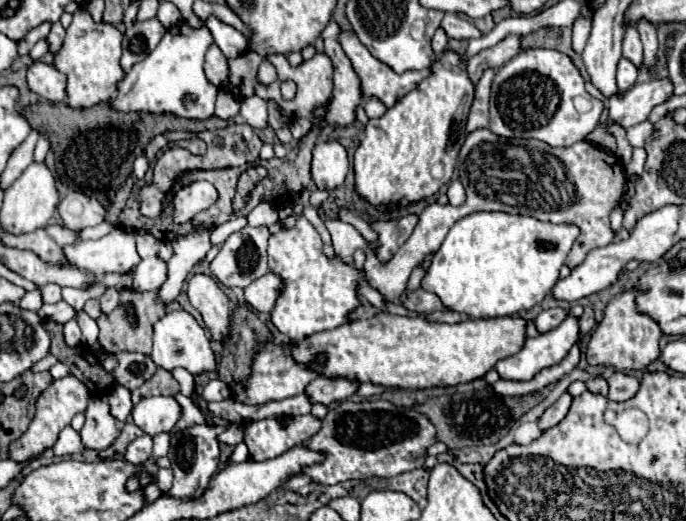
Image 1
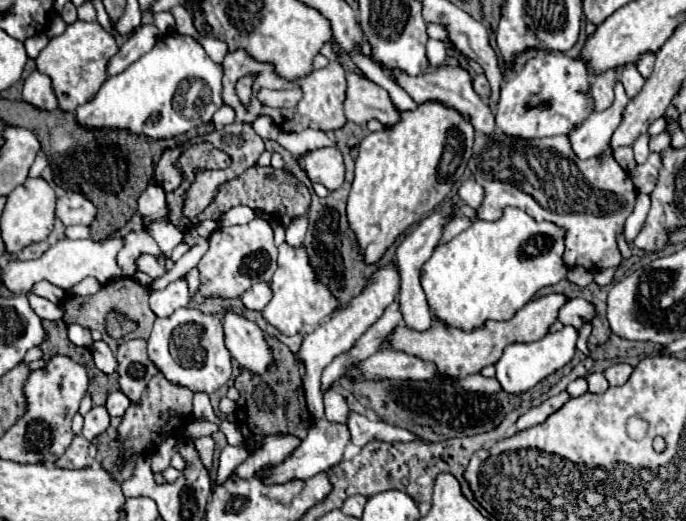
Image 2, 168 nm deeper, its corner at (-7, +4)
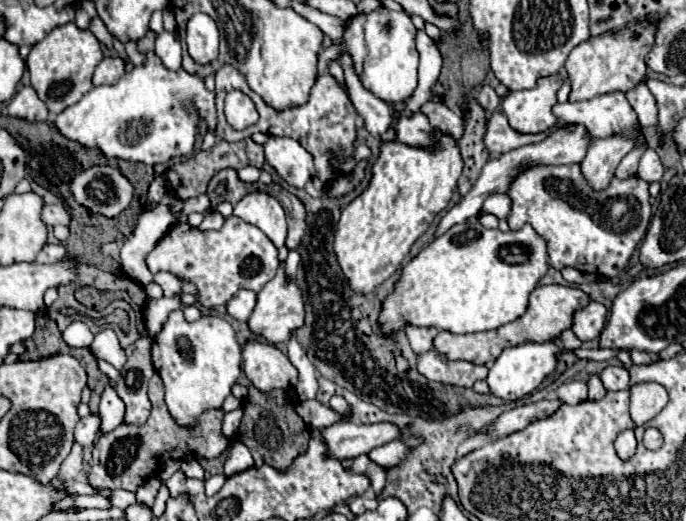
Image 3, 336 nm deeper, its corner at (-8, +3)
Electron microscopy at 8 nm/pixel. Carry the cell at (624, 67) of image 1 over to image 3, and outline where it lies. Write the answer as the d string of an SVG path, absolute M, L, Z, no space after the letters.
M640 82L634 90L626 92L630 106L636 110L640 126L656 126L658 124L658 106L644 82Z

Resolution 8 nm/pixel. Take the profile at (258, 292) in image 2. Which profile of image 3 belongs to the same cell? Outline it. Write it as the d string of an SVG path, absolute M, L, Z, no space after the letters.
M238 290L226 304L226 310L232 318L246 322L254 310L256 304L256 294L250 290Z

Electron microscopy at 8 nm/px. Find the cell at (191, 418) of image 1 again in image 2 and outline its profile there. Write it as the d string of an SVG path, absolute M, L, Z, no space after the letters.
M167 435L167 439L157 445L157 449L151 453L151 467L153 471L165 471L169 467L169 461L173 457L173 453L177 451L177 437L175 435Z

